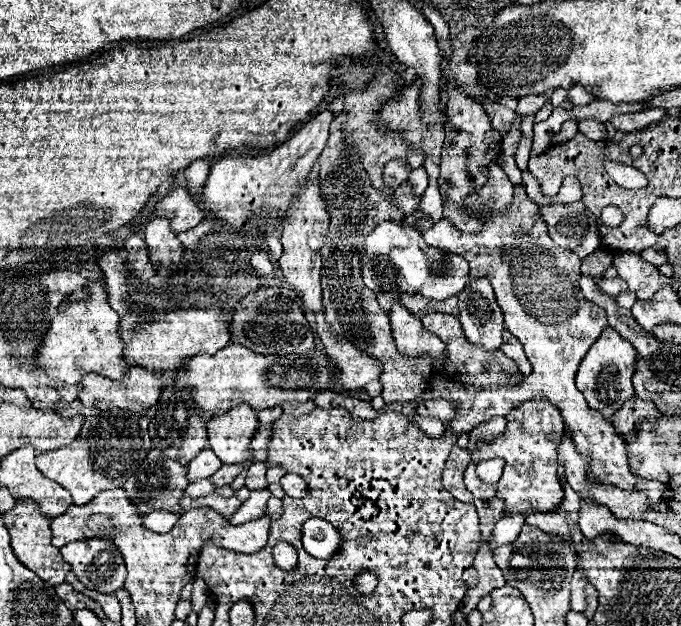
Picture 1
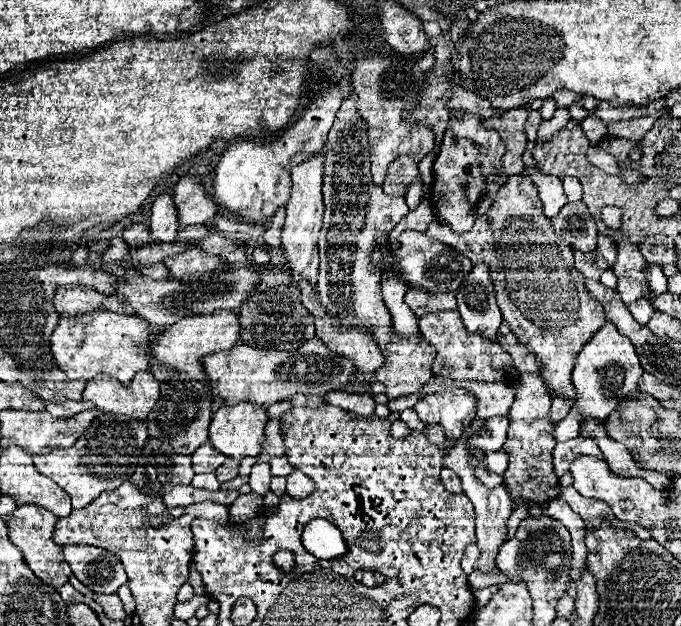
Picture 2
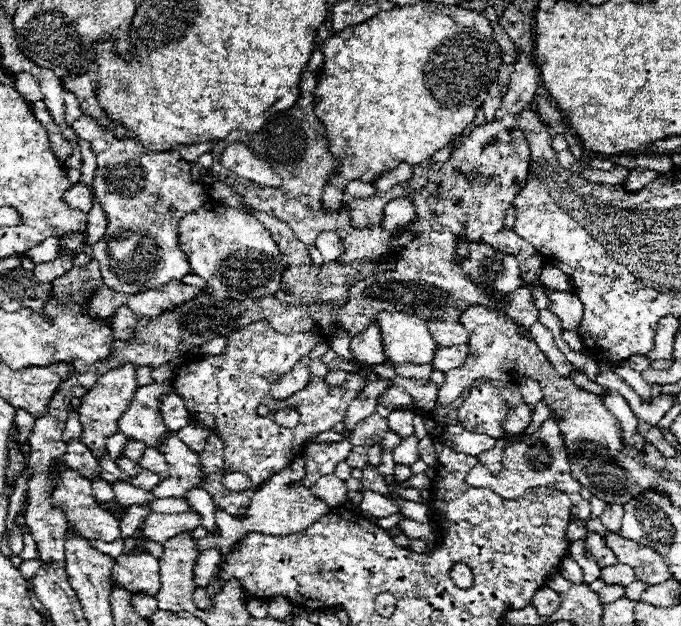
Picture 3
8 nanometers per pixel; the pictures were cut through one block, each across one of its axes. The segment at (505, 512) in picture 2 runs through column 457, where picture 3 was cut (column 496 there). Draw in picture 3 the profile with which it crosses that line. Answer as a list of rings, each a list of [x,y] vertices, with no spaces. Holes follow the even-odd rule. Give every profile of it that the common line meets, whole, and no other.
[[[498,442],[490,452],[484,452],[484,454],[480,454],[478,456],[478,462],[482,464],[482,466],[486,466],[492,474],[498,474],[500,470],[502,470],[502,464],[500,464],[500,454],[502,454],[502,450],[504,450],[504,446],[506,444],[502,444],[502,442]]]

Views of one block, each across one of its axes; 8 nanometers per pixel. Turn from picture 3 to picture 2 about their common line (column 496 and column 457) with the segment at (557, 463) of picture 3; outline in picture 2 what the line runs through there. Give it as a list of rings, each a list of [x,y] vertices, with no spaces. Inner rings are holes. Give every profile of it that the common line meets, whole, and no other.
[[[442,468],[442,484],[448,492],[452,494],[462,494],[464,490],[460,488],[460,476],[448,468]]]

